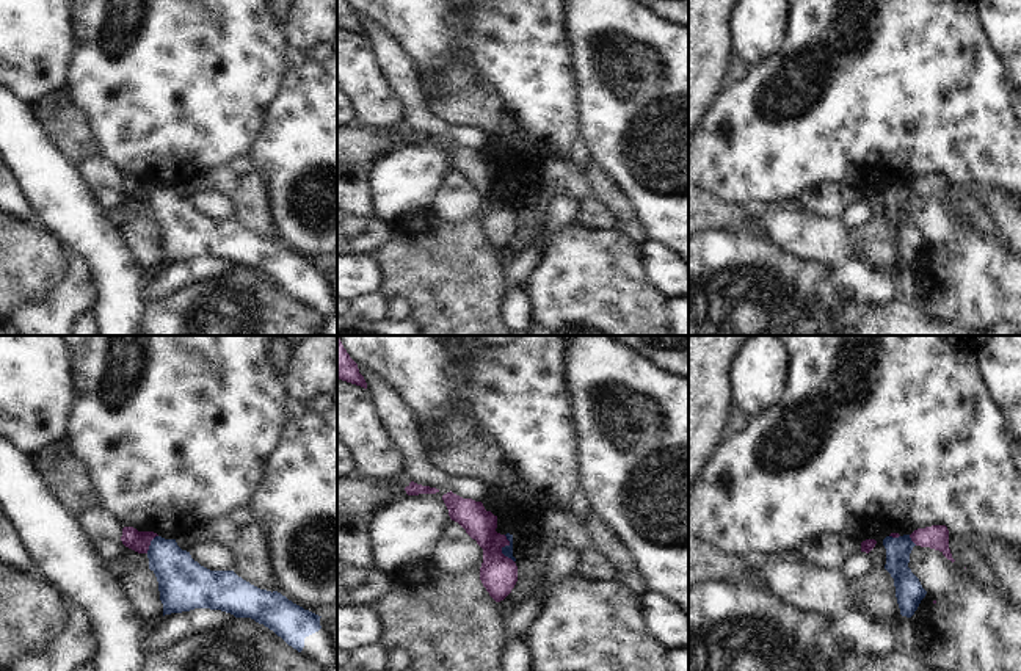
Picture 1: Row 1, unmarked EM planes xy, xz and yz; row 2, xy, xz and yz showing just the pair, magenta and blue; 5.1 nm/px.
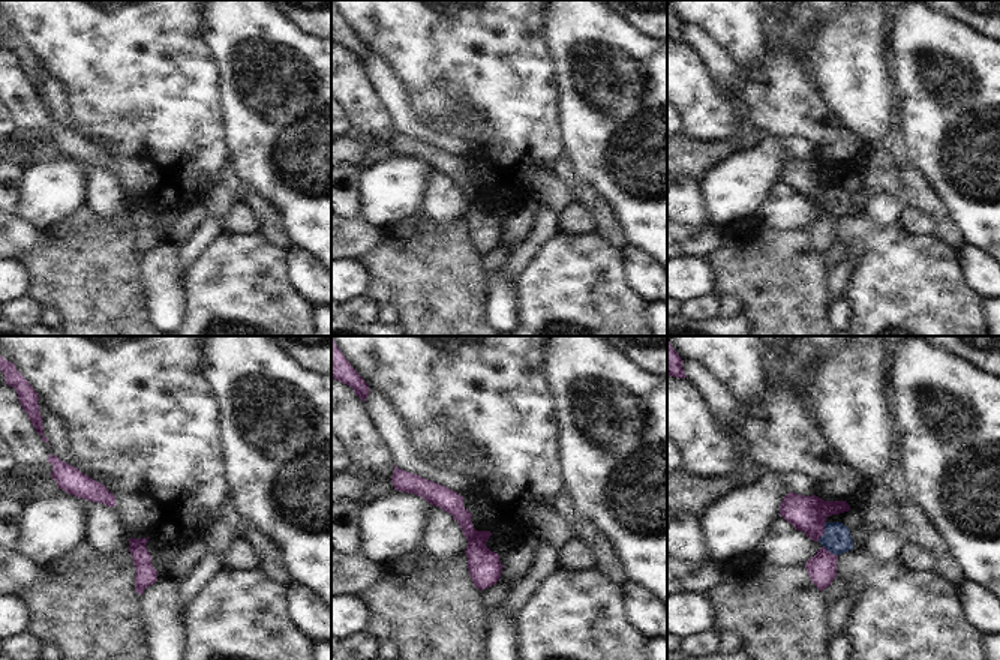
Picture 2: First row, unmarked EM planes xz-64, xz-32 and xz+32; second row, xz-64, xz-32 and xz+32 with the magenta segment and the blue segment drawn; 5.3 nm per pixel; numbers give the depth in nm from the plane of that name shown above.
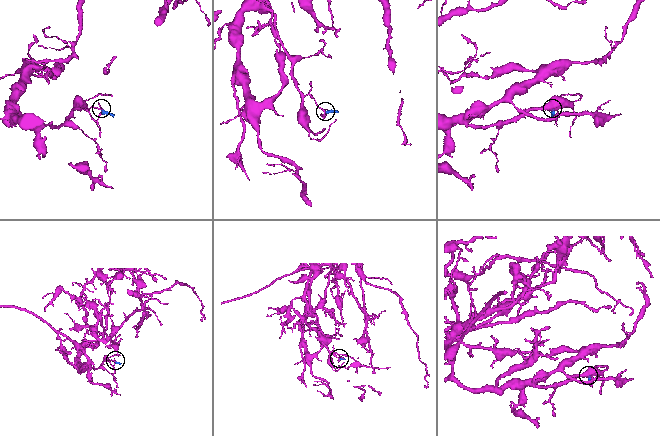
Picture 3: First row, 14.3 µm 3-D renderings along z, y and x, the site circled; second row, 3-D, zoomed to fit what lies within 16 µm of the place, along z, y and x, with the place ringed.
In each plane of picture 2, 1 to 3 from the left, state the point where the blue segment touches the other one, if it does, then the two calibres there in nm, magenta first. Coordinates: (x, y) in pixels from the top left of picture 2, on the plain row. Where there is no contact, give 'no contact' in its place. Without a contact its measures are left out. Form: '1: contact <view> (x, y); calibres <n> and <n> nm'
1: no contact
2: no contact
3: contact xz+32 (823, 195); calibres 190 and 150 nm

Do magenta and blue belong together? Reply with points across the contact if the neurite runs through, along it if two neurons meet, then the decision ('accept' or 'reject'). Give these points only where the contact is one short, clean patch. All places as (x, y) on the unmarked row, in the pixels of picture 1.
along xz (504, 184), (508, 192), (502, 201), (513, 210) | reject

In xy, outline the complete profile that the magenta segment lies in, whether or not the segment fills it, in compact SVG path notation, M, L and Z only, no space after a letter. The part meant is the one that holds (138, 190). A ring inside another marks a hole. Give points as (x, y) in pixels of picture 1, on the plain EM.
M124 176L121 190L125 196L138 201L138 202L147 202L151 190L158 185L154 180L138 180L133 176Z

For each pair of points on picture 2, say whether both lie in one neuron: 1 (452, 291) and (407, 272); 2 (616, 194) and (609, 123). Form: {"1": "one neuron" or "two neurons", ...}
{"1": "one neuron", "2": "one neuron"}

